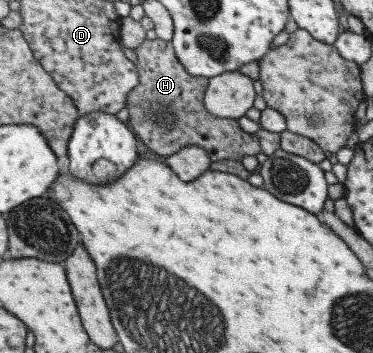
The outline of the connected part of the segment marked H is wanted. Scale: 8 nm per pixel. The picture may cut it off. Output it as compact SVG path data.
M144 38L134 52L136 62L133 64L137 71L138 83L127 93L125 107L129 112L127 120L132 127L131 132L148 149L158 155L168 156L185 145L196 145L207 152L211 161L221 159L240 161L244 155L256 155L261 152L258 136L255 133L247 134L240 130L235 119L219 118L206 111L203 95L209 82L208 78L191 76L177 60L169 41Z

